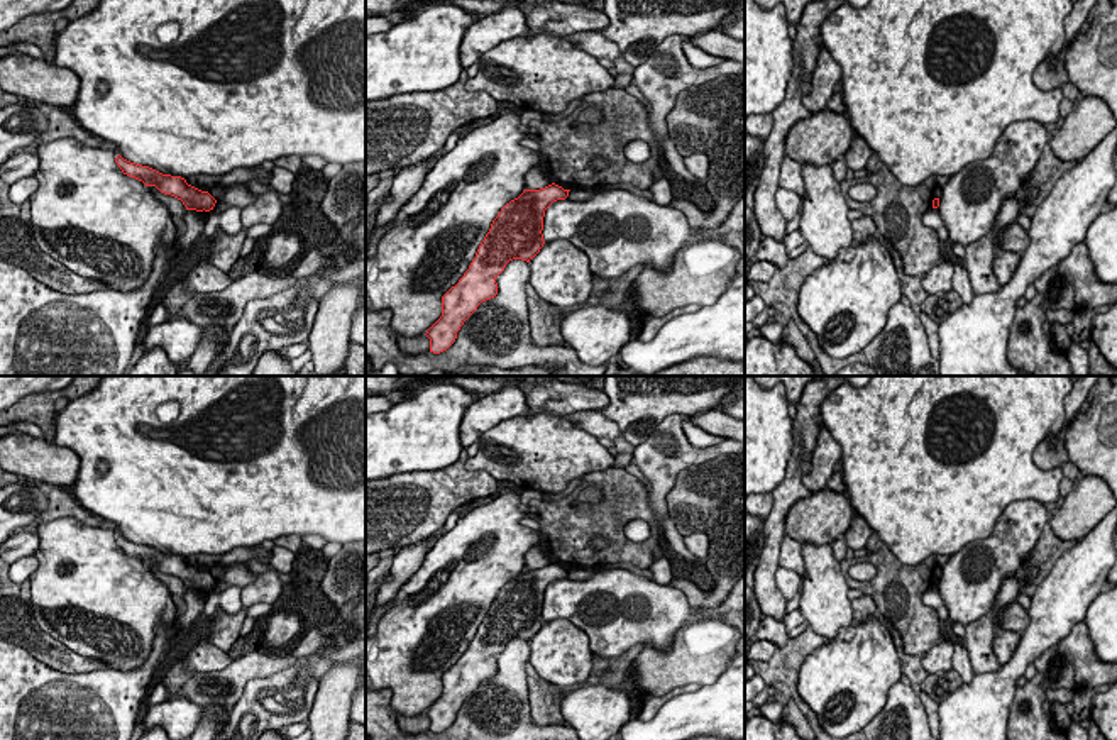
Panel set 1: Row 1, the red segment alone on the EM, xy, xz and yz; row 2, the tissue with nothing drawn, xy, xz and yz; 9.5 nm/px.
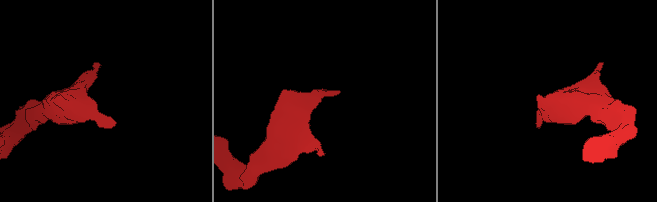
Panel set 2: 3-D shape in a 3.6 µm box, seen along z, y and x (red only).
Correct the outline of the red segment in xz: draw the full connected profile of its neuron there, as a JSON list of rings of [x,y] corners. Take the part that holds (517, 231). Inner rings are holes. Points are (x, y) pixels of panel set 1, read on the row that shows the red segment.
[[[552,183],[540,190],[525,190],[501,208],[469,269],[442,296],[442,317],[425,334],[430,339],[430,352],[447,351],[477,306],[498,295],[496,278],[509,261],[530,262],[540,252],[545,244],[545,210],[553,202],[565,200],[569,191]]]

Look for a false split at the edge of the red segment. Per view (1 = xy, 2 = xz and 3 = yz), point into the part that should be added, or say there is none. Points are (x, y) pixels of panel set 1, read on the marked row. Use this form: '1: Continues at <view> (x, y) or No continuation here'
1: No continuation here
2: No continuation here
3: No continuation here

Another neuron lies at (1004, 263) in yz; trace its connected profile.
[[[999,247],[993,251],[992,268],[1000,286],[1005,286],[1012,279],[1019,262],[1021,254],[1017,252]]]

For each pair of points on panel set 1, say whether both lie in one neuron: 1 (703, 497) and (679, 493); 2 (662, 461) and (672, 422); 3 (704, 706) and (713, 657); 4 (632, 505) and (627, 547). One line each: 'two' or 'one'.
1: one
2: one
3: two
4: one

